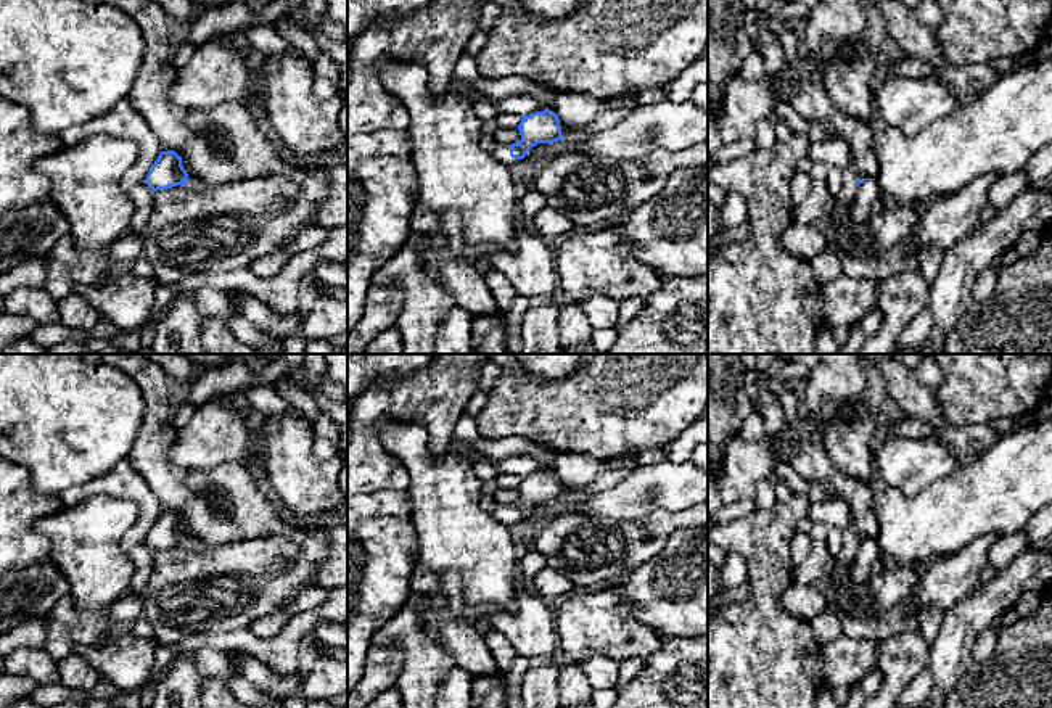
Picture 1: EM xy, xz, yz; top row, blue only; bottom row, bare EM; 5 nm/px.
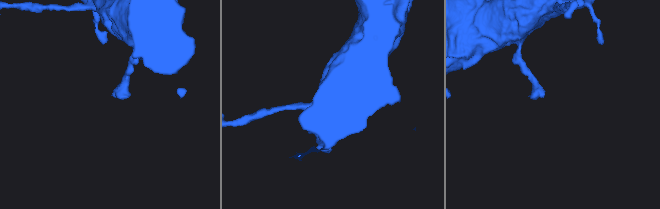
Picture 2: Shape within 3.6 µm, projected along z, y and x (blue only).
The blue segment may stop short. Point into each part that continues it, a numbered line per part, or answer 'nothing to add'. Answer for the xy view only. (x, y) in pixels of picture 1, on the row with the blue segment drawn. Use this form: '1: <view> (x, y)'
1: xy (142, 195)

